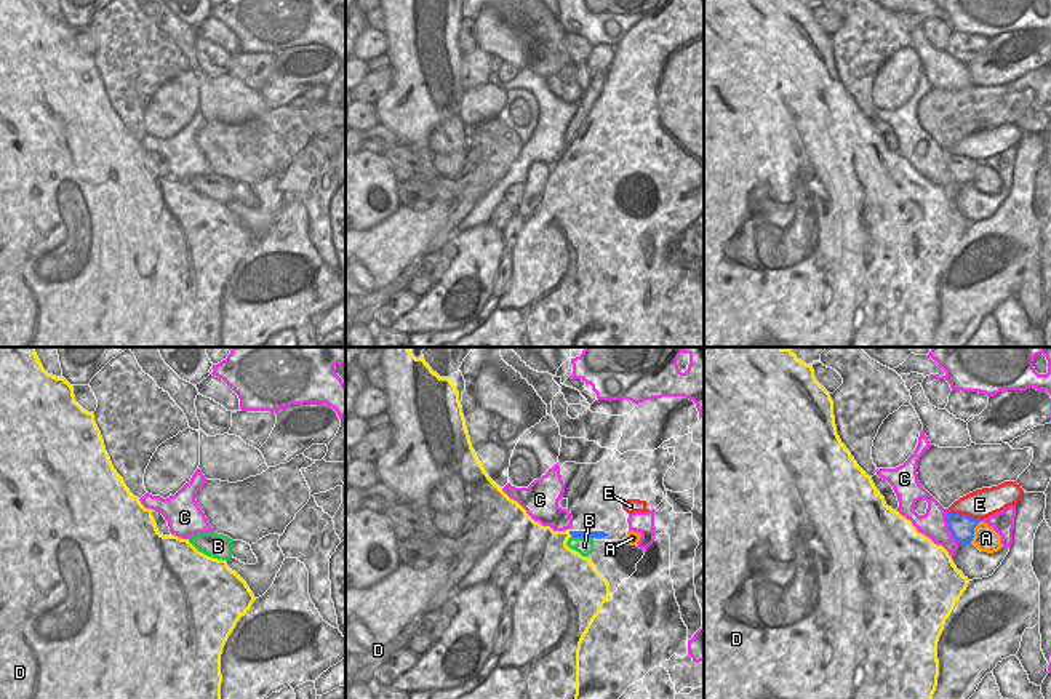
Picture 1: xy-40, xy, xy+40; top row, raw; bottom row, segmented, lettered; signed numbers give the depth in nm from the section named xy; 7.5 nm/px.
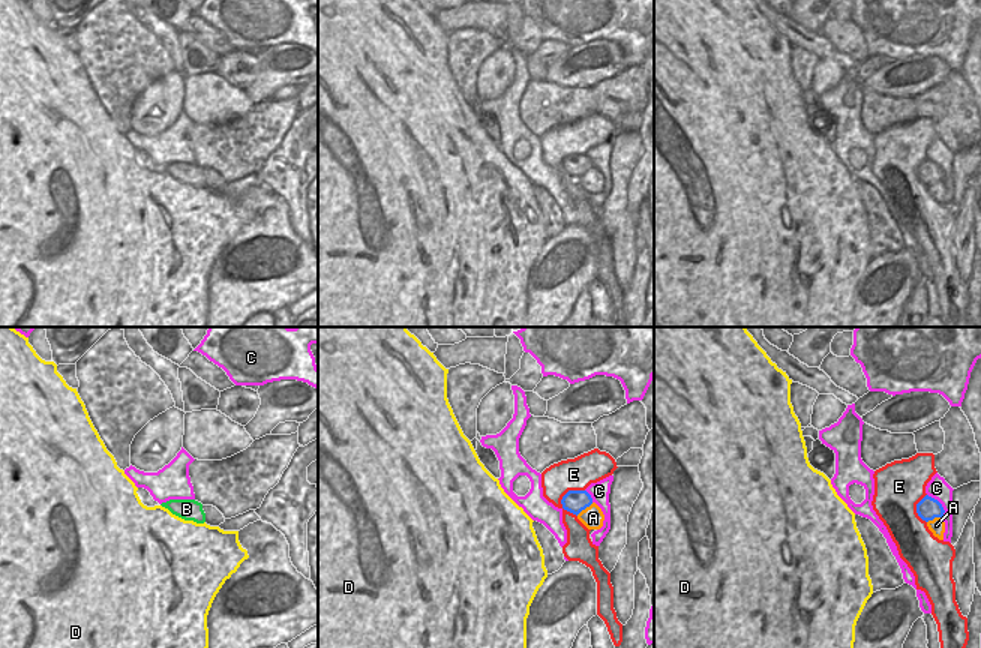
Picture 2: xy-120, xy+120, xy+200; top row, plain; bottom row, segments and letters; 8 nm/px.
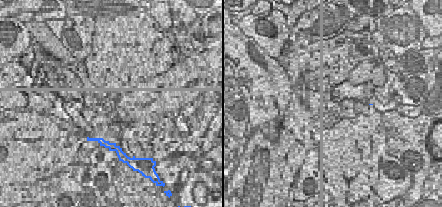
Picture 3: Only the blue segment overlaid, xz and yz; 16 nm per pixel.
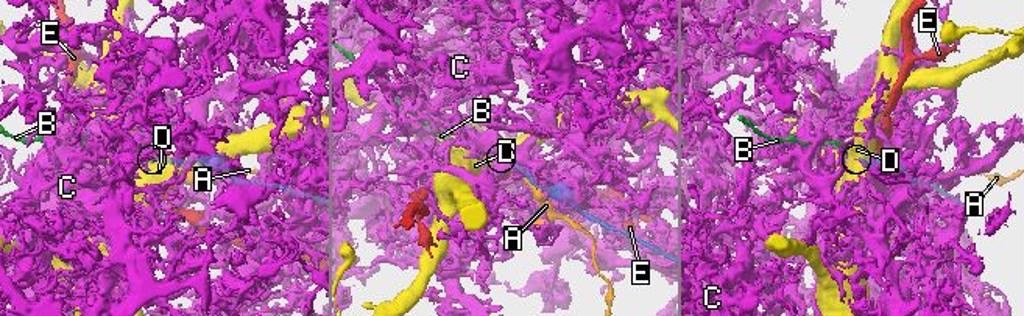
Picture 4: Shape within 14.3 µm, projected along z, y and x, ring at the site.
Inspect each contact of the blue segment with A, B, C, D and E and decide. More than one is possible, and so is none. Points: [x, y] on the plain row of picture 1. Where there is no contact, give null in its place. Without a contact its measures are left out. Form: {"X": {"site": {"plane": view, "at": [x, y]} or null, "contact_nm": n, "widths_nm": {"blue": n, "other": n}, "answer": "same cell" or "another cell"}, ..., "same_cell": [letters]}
{"A": {"site": {"plane": "xy+40", "at": [973, 173]}, "contact_nm": 180, "widths_nm": {"blue": 190, "other": 190}, "answer": "another cell"}, "B": {"site": {"plane": "xy", "at": [583, 178]}, "contact_nm": 170, "widths_nm": {"blue": 50, "other": 140}, "answer": "same cell"}, "C": {"site": {"plane": "xy+40", "at": [949, 168]}, "contact_nm": 260, "widths_nm": {"blue": 190, "other": 200}, "answer": "another cell"}, "D": {"site": {"plane": "xy", "at": [570, 175]}, "contact_nm": 60, "widths_nm": {"blue": 50, "other": 380}, "answer": "another cell"}, "E": {"site": {"plane": "xy+40", "at": [965, 157]}, "contact_nm": 260, "widths_nm": {"blue": 190, "other": 220}, "answer": "another cell"}, "same_cell": ["B"]}

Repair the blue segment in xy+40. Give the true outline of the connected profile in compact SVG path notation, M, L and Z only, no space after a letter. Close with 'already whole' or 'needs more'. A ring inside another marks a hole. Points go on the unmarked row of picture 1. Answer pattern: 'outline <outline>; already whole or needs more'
outline M947 154L945 162L949 165L949 173L958 186L971 186L974 179L974 170L981 162L971 160L968 157Z; already whole

